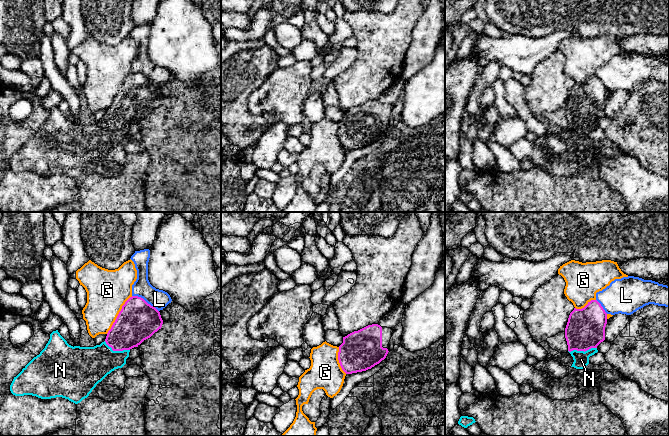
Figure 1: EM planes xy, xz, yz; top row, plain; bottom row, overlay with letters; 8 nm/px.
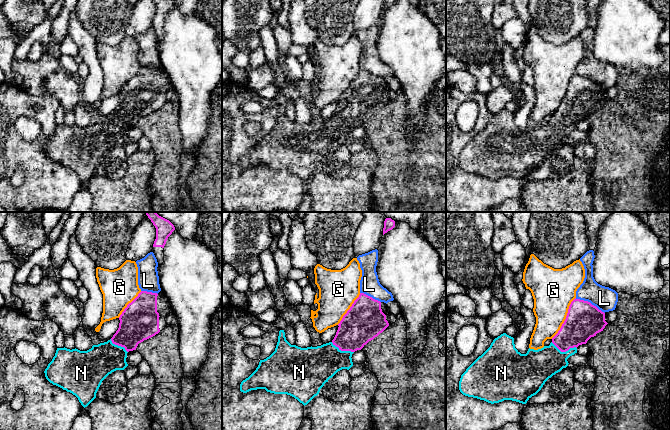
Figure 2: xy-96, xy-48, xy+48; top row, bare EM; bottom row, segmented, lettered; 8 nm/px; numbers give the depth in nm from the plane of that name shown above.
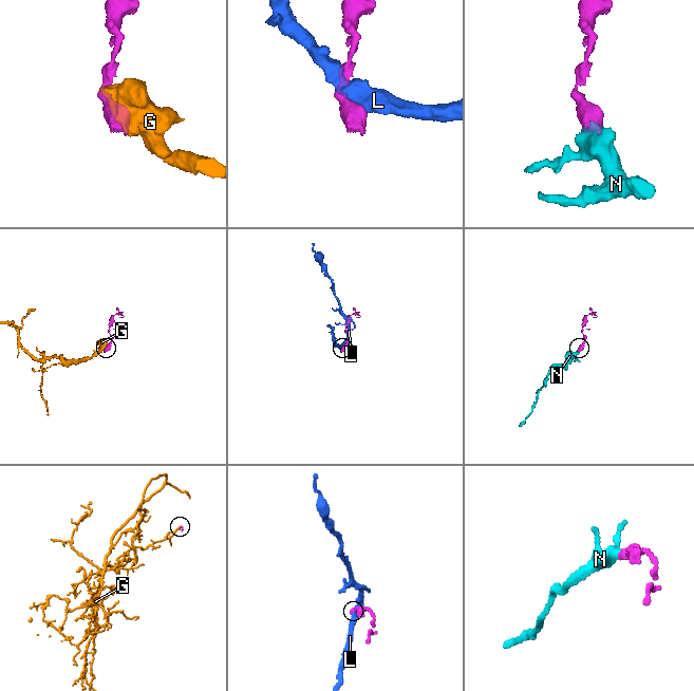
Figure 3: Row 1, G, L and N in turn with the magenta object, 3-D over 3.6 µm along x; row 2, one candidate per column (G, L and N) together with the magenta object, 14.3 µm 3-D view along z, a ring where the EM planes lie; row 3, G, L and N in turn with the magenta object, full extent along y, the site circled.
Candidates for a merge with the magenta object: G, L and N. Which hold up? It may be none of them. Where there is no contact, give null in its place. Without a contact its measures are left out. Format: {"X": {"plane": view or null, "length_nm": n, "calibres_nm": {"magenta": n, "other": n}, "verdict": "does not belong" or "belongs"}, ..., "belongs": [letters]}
{"G": {"plane": "xy", "length_nm": 360, "calibres_nm": {"magenta": 320, "other": 340}, "verdict": "does not belong"}, "L": {"plane": "xy", "length_nm": 260, "calibres_nm": {"magenta": 320, "other": 150}, "verdict": "does not belong"}, "N": {"plane": "yz", "length_nm": 240, "calibres_nm": {"magenta": 320, "other": 130}, "verdict": "belongs"}, "belongs": ["N"]}

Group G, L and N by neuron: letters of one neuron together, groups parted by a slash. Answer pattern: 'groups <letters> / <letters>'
groups G / L / N

